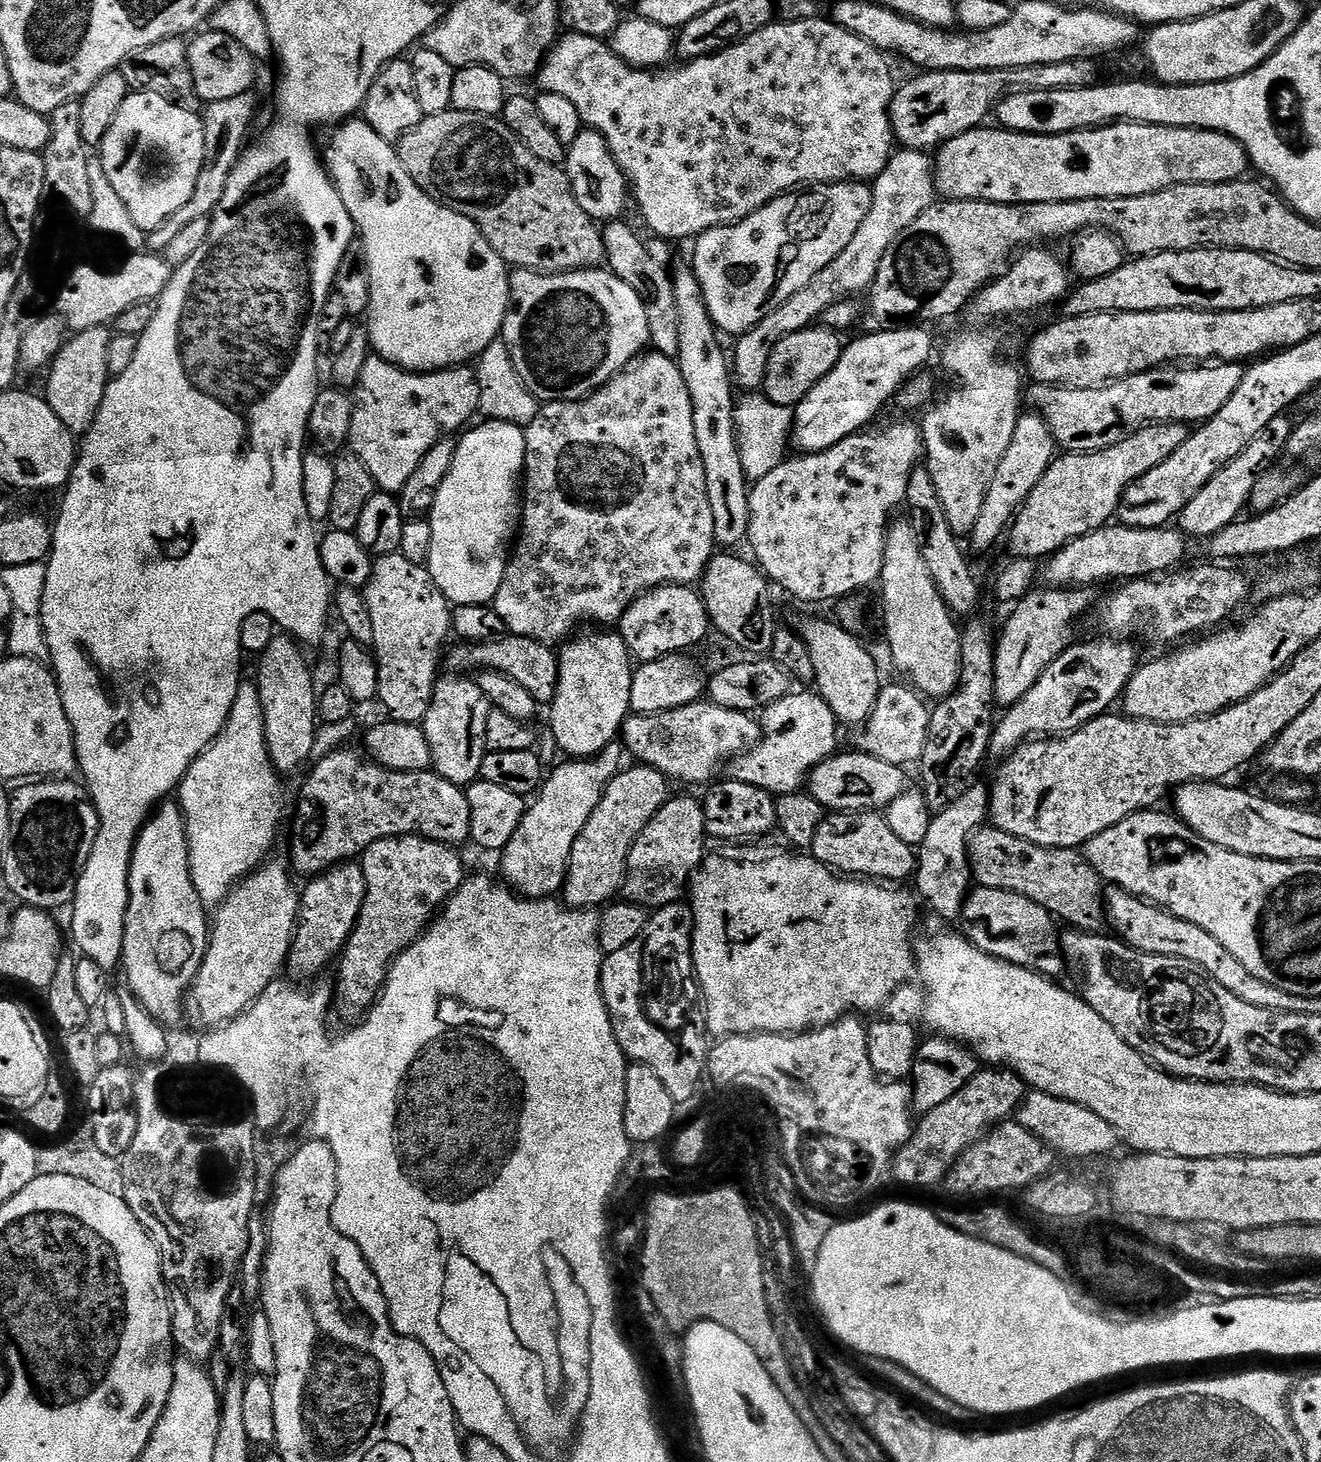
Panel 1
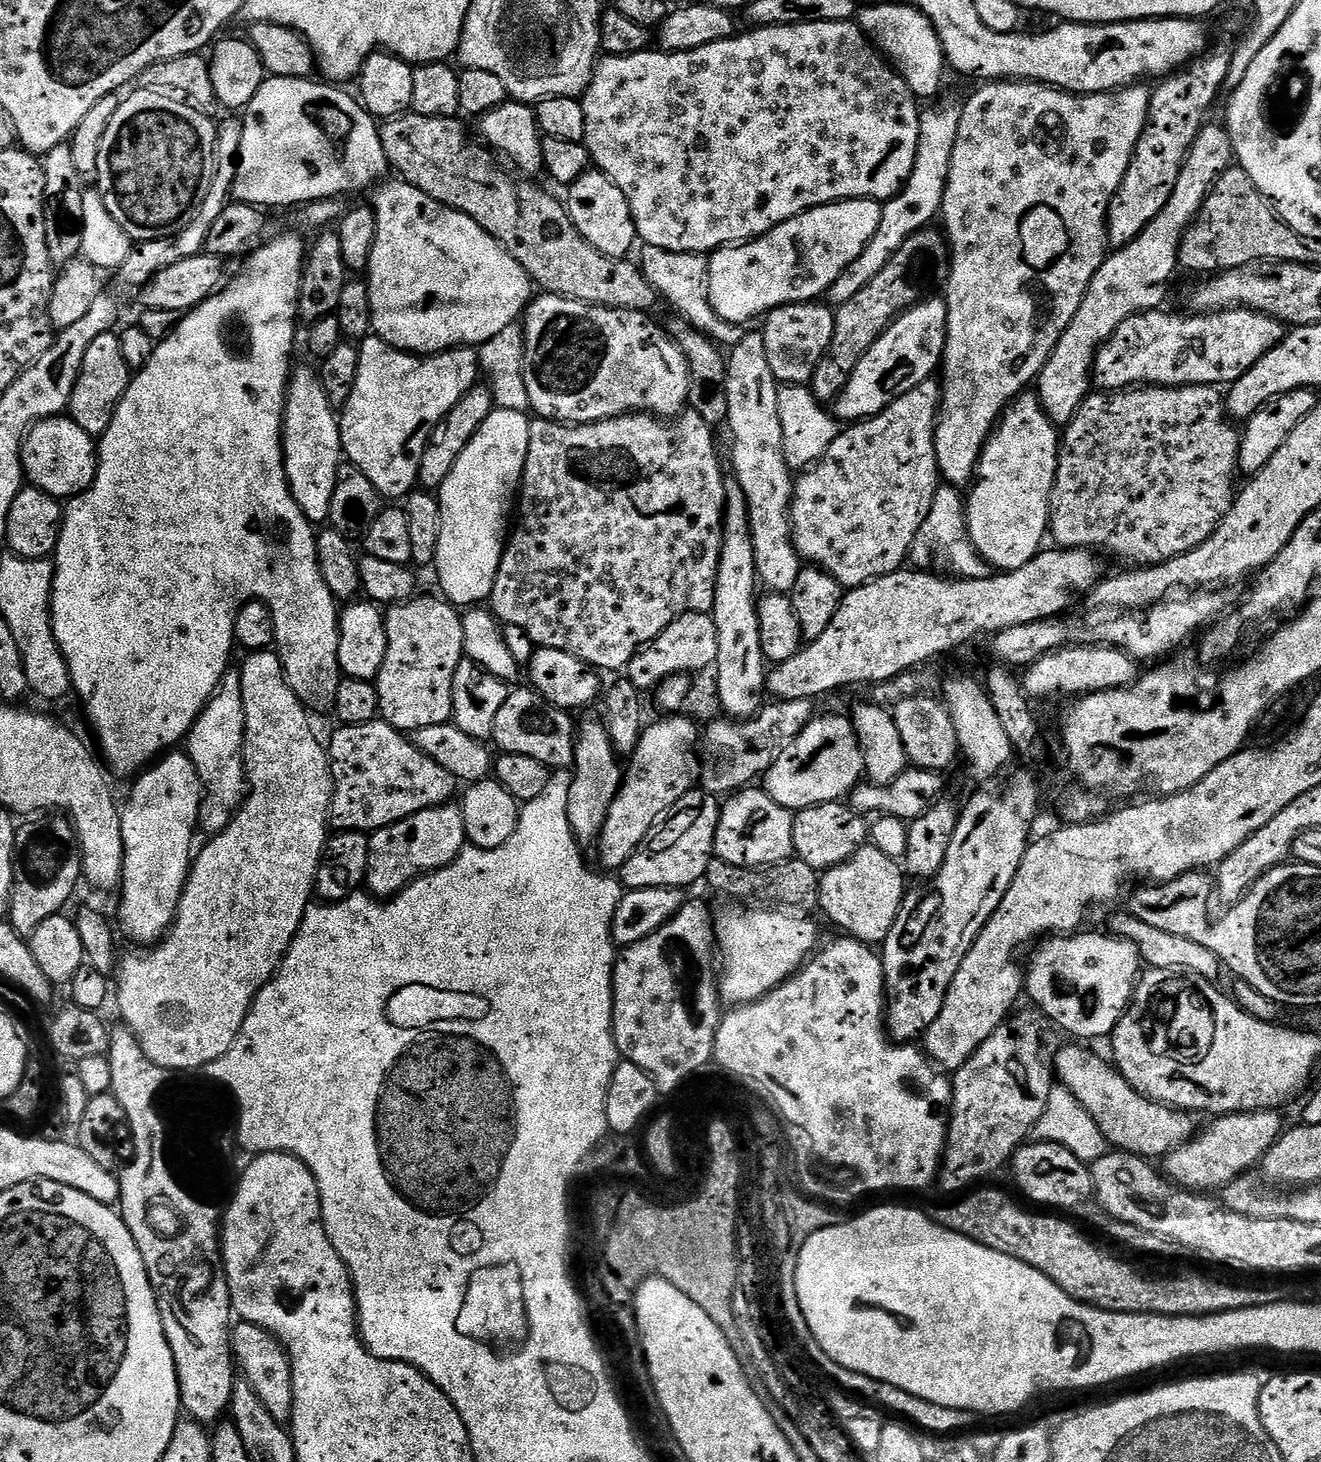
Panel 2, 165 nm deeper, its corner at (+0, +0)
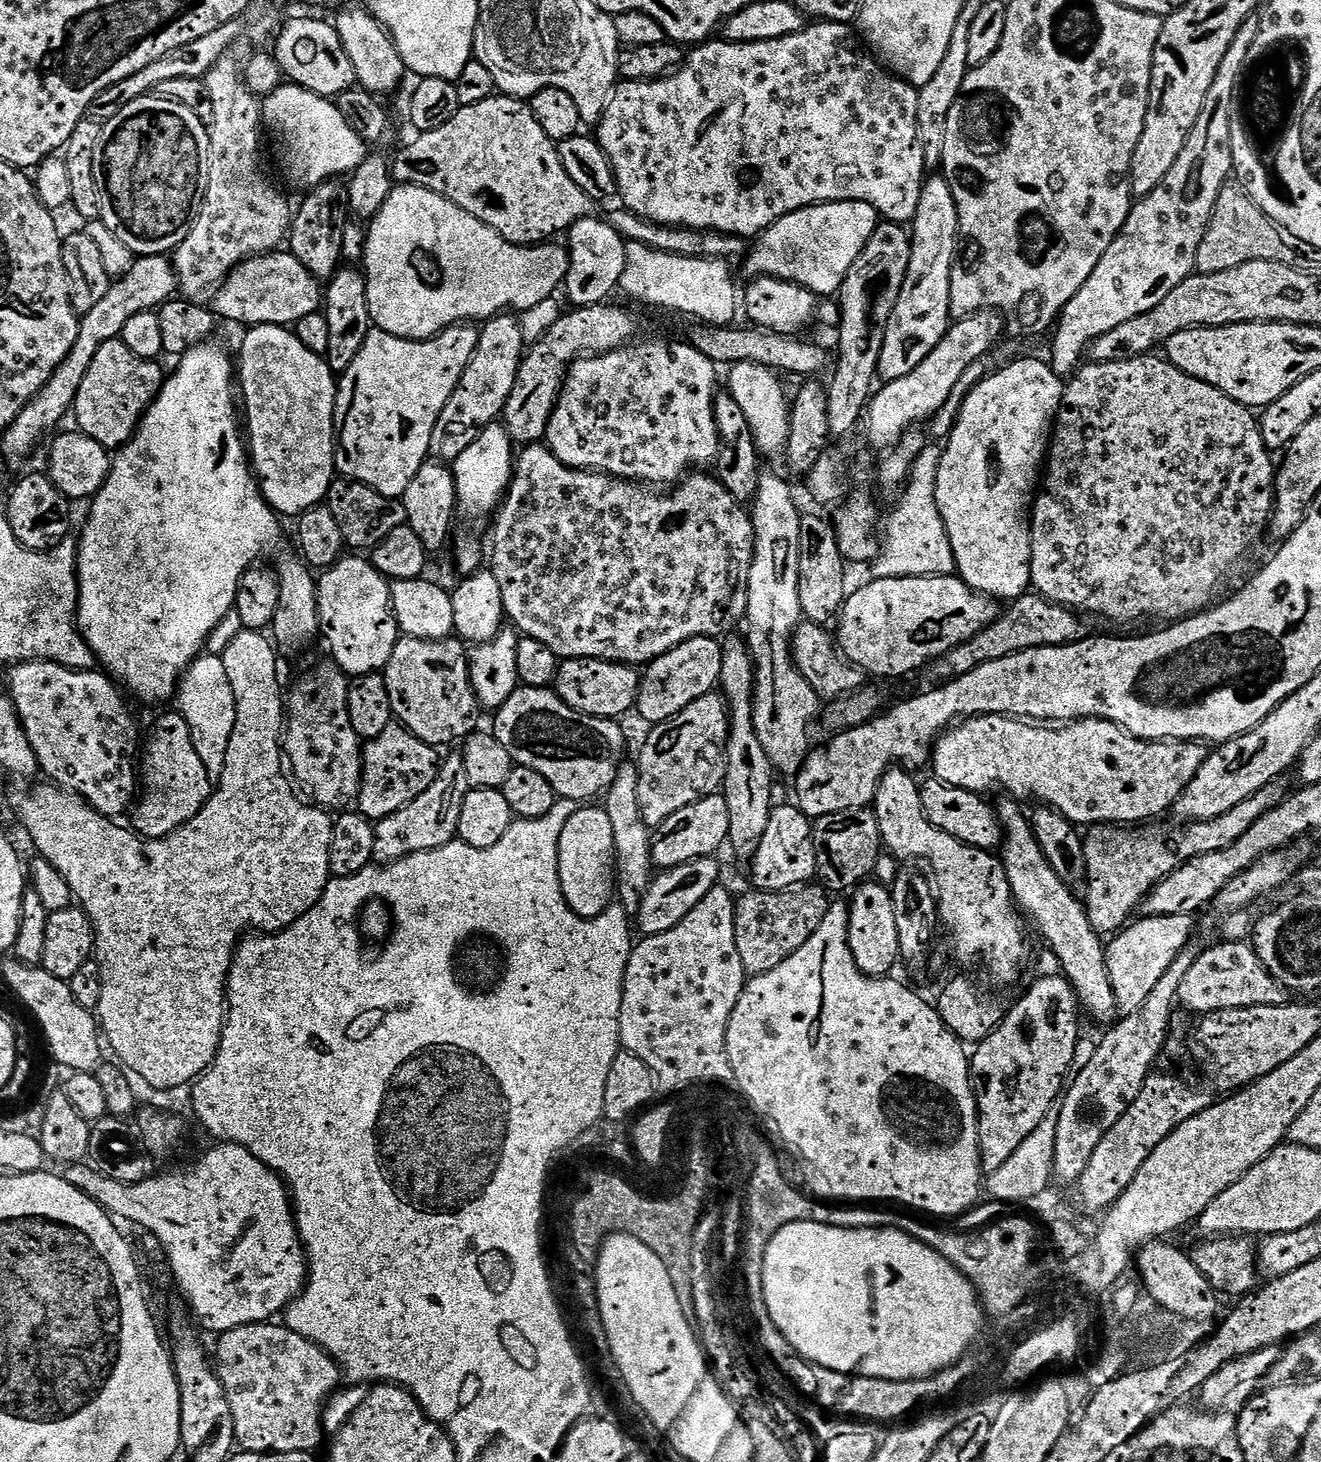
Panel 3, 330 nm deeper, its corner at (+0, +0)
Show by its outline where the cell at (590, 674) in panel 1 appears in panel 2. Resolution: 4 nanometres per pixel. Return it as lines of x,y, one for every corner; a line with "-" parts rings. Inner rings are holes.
599,719
588,720
584,725
579,725
576,733
576,759
568,799
568,821
573,836
581,845
591,845
599,837
606,814
620,788
622,764
619,762
621,763
612,747
608,731

